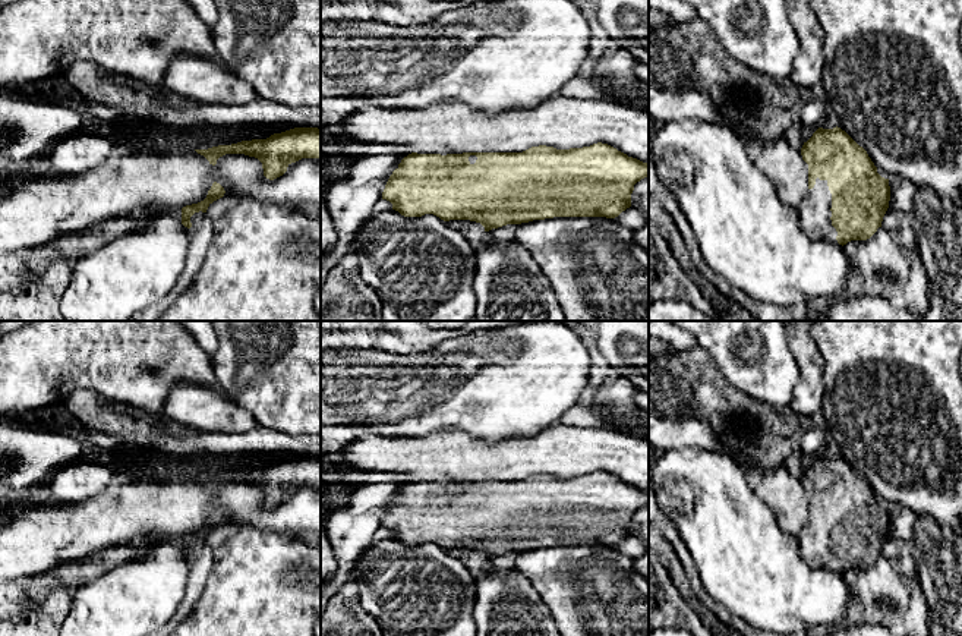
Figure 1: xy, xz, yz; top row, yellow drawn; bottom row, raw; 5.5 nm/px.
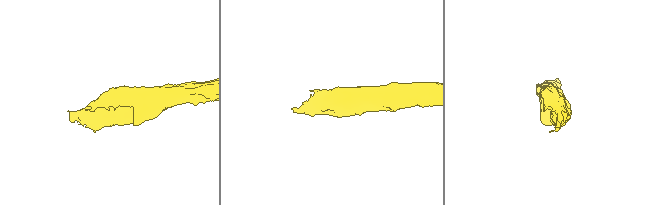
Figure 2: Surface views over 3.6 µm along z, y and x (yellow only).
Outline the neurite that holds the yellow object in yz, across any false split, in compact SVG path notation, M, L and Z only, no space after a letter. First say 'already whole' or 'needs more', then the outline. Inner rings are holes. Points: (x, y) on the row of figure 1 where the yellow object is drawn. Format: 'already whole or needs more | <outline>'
needs more | M819 127L801 148L808 164L808 195L802 201L799 220L802 230L813 240L830 240L846 245L851 240L867 240L879 227L889 208L889 179L877 173L867 151L840 127Z

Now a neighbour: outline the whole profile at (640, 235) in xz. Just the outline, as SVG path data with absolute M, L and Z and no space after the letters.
M649 217L646 223L634 232L634 243L649 255Z

